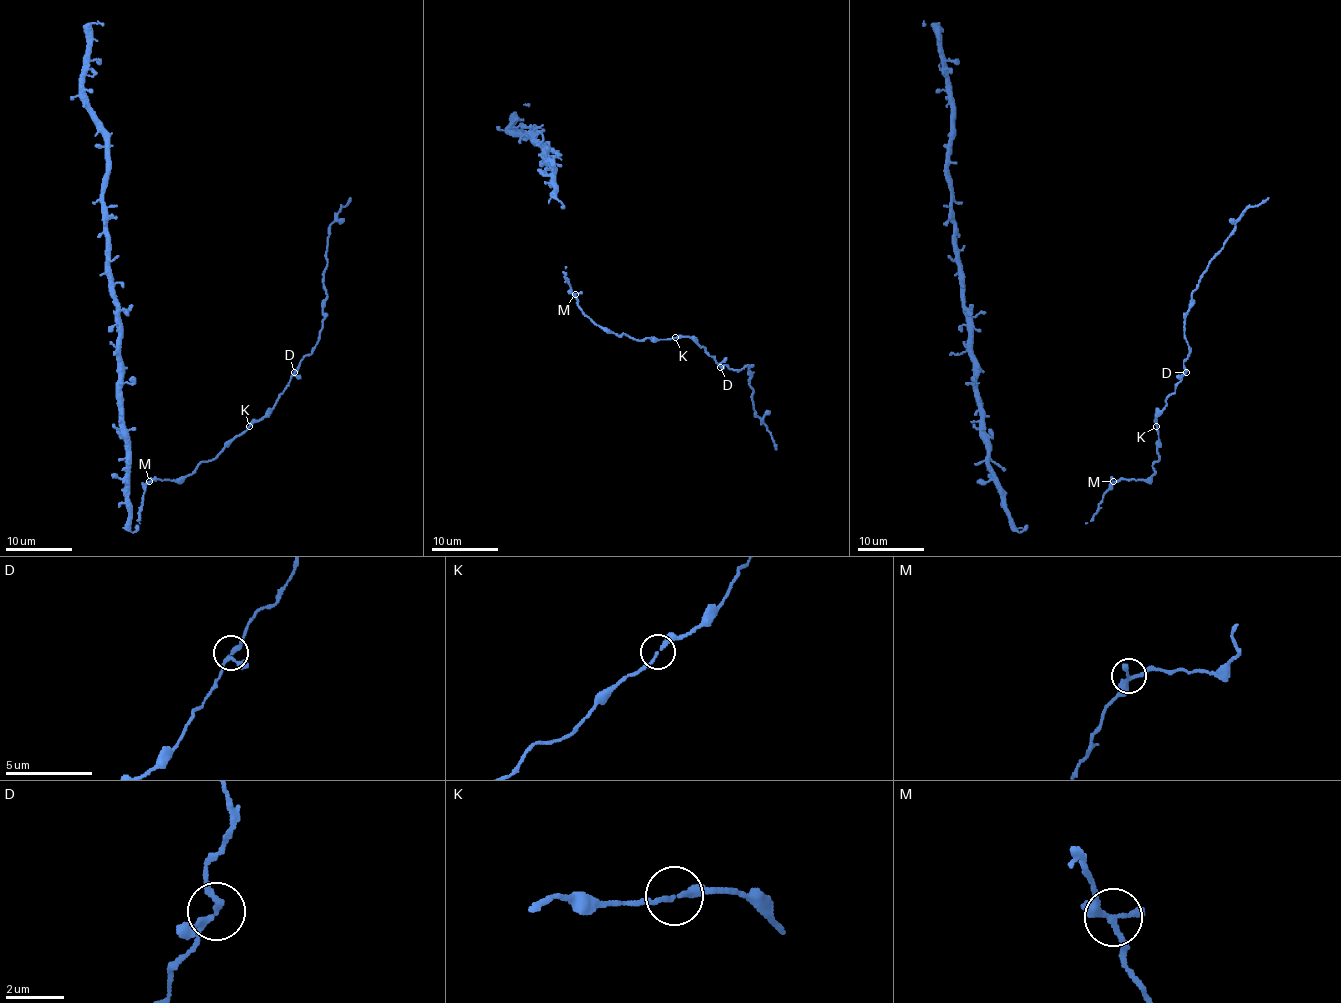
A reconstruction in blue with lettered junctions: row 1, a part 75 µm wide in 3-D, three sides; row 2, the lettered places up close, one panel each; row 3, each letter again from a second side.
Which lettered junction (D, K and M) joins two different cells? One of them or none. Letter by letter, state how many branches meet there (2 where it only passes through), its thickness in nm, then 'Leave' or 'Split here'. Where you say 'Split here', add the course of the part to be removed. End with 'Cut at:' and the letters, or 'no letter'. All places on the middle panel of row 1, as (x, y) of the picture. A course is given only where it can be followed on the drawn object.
D: Branches: 3. Thickness 190 nm. Leave
K: Branches: 2. Thickness 170 nm. Leave
M: Branches: 3. Thickness 220 nm. Leave
Cut at: no letter

